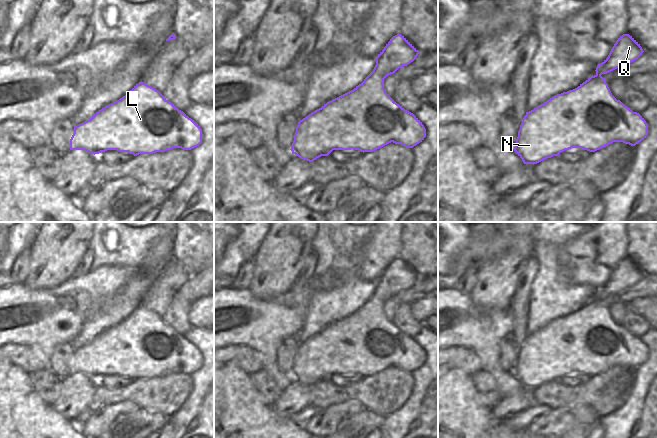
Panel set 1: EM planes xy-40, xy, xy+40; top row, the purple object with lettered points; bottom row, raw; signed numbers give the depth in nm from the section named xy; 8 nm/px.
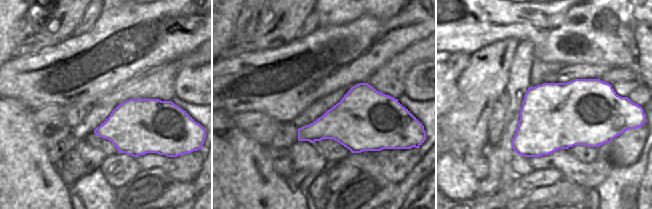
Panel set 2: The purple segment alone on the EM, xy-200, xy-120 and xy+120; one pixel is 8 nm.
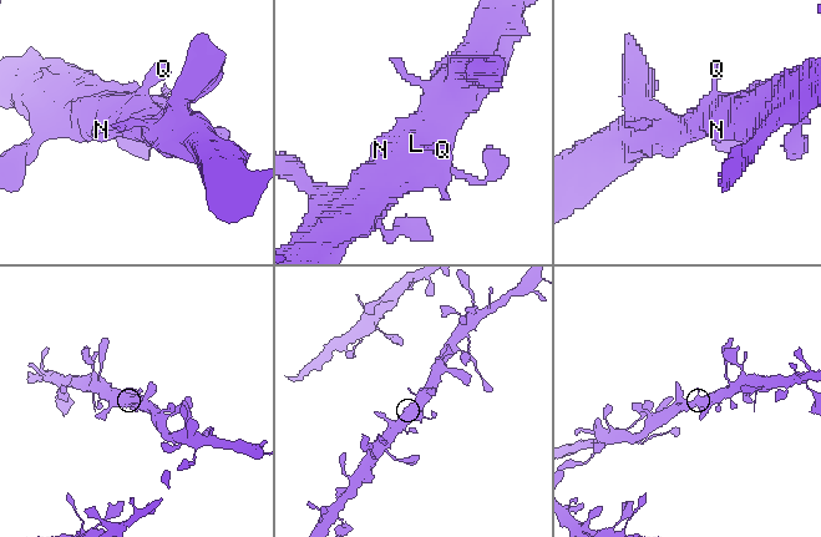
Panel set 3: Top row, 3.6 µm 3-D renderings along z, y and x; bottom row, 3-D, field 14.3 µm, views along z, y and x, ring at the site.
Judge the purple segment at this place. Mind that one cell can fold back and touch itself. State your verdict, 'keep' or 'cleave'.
keep

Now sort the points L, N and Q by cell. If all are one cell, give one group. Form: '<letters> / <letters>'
L N Q

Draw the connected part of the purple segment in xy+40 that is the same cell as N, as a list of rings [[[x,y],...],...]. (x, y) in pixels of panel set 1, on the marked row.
[[[623,34],[612,47],[608,57],[597,65],[594,76],[577,88],[557,94],[526,112],[513,149],[523,163],[534,165],[571,148],[595,152],[613,142],[635,146],[644,140],[648,135],[648,125],[644,118],[617,100],[612,95],[606,79],[601,76],[637,60],[643,52],[632,36]]]

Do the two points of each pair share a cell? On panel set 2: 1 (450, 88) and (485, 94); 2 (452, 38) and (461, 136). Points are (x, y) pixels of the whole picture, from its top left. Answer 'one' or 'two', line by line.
1: two
2: two

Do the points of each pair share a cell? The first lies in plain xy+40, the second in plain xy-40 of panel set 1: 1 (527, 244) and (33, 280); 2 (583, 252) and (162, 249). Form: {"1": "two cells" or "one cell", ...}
{"1": "one cell", "2": "one cell"}

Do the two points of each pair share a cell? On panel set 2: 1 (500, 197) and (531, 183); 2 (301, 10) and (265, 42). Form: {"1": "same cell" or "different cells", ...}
{"1": "same cell", "2": "same cell"}

